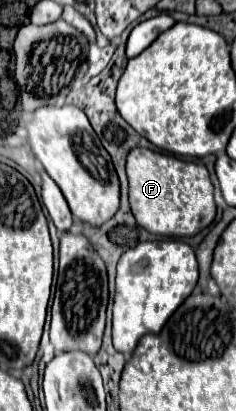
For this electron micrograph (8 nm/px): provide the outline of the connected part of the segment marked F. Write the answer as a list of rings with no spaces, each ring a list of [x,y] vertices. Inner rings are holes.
[[[133,148],[127,156],[127,178],[131,210],[139,226],[151,234],[171,238],[195,236],[215,220],[213,184],[201,162],[181,160],[149,148]]]

